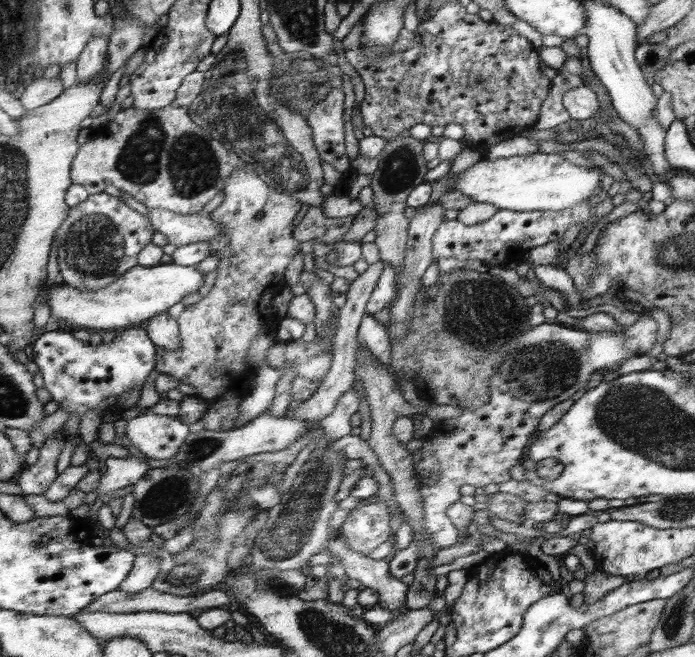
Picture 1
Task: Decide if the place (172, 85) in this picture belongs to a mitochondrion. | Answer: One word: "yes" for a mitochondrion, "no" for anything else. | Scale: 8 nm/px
no

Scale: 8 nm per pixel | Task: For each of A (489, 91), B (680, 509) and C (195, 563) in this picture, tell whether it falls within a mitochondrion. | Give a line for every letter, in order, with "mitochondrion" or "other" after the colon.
A: mitochondrion
B: mitochondrion
C: mitochondrion

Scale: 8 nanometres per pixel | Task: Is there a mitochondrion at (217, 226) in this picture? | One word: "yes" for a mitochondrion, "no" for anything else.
no

